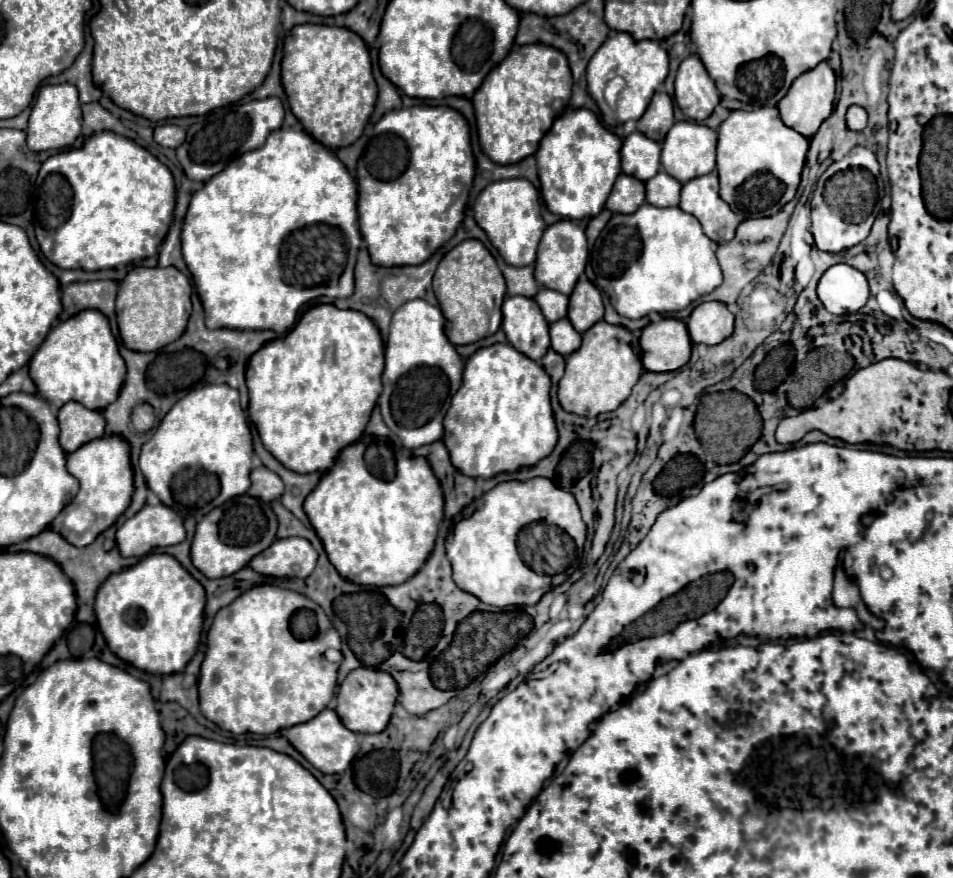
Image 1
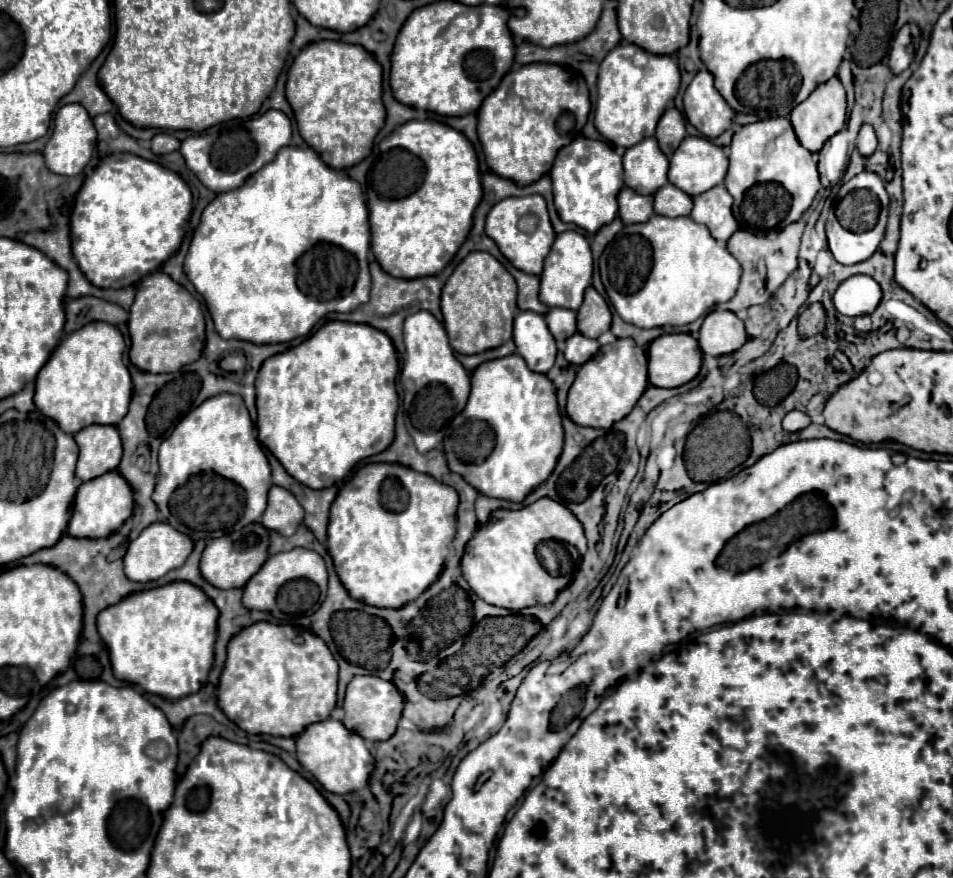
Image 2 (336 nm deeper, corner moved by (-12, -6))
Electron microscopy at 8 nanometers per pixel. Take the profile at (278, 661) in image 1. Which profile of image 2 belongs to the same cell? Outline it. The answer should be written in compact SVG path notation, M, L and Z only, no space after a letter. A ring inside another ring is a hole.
M256 622L228 642L228 658L217 686L217 702L220 710L248 734L270 736L298 736L306 726L322 722L336 706L338 688L338 662L334 660L326 642L310 630L298 630L292 624Z

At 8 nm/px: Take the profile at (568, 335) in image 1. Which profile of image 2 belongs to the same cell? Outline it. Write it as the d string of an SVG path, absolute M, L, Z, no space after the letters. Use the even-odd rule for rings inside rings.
M574 332L568 340L566 340L566 346L564 346L564 356L570 364L584 364L588 362L596 352L598 352L600 344L598 340L592 340L592 338L586 338L582 336L580 332Z

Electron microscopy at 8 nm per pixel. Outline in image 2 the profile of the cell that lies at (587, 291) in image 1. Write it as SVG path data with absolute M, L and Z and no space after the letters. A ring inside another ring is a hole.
M590 286L584 294L584 304L578 310L578 332L588 338L598 338L610 328L612 312L608 302Z

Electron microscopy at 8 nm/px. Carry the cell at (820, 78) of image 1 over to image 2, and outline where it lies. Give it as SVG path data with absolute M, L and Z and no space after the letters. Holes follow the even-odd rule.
M836 76L832 80L820 84L808 96L808 100L800 102L790 114L790 120L792 120L792 126L796 130L800 144L804 148L808 148L810 152L818 152L830 136L834 136L836 132L840 132L844 128L846 122L842 118L846 118L846 91Z

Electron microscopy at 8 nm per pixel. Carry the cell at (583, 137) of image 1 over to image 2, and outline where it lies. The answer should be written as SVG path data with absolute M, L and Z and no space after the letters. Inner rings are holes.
M578 136L572 144L560 148L550 178L554 186L554 206L564 222L574 222L586 232L598 232L616 218L616 196L624 186L624 170L622 156L618 156L608 142Z

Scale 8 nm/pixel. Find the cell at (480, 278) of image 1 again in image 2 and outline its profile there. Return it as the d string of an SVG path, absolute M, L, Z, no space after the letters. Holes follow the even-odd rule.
M470 252L442 290L442 316L450 346L458 354L480 354L510 340L516 312L516 280L488 252Z

